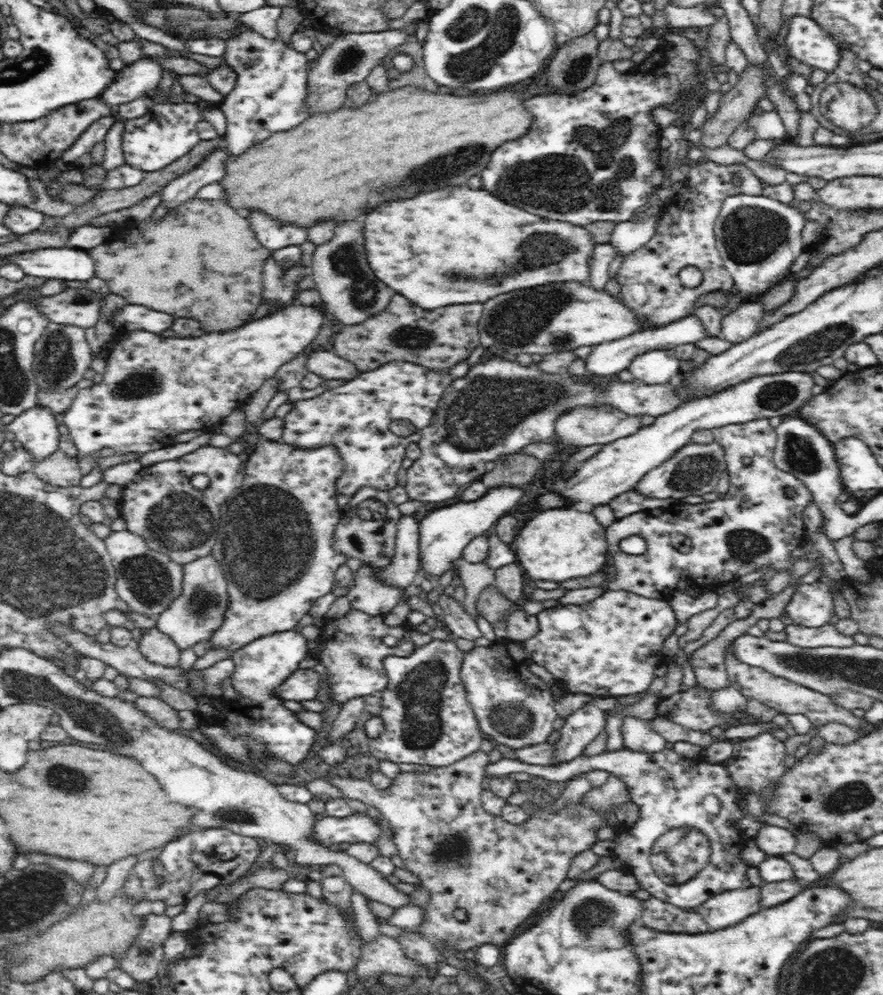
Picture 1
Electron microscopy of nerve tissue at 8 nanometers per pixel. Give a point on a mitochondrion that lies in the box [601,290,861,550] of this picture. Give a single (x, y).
(819, 345)

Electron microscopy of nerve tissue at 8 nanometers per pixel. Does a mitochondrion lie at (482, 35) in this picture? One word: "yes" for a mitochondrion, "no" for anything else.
yes

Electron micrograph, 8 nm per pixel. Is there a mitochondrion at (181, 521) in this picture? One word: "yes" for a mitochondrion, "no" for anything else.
yes

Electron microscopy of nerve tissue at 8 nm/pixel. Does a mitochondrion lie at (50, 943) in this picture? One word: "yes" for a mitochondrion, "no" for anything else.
no

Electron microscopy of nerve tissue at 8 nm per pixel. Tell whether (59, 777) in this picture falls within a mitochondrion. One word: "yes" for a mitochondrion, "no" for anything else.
yes

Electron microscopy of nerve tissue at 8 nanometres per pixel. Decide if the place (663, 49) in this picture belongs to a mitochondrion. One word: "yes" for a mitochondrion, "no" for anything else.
no

